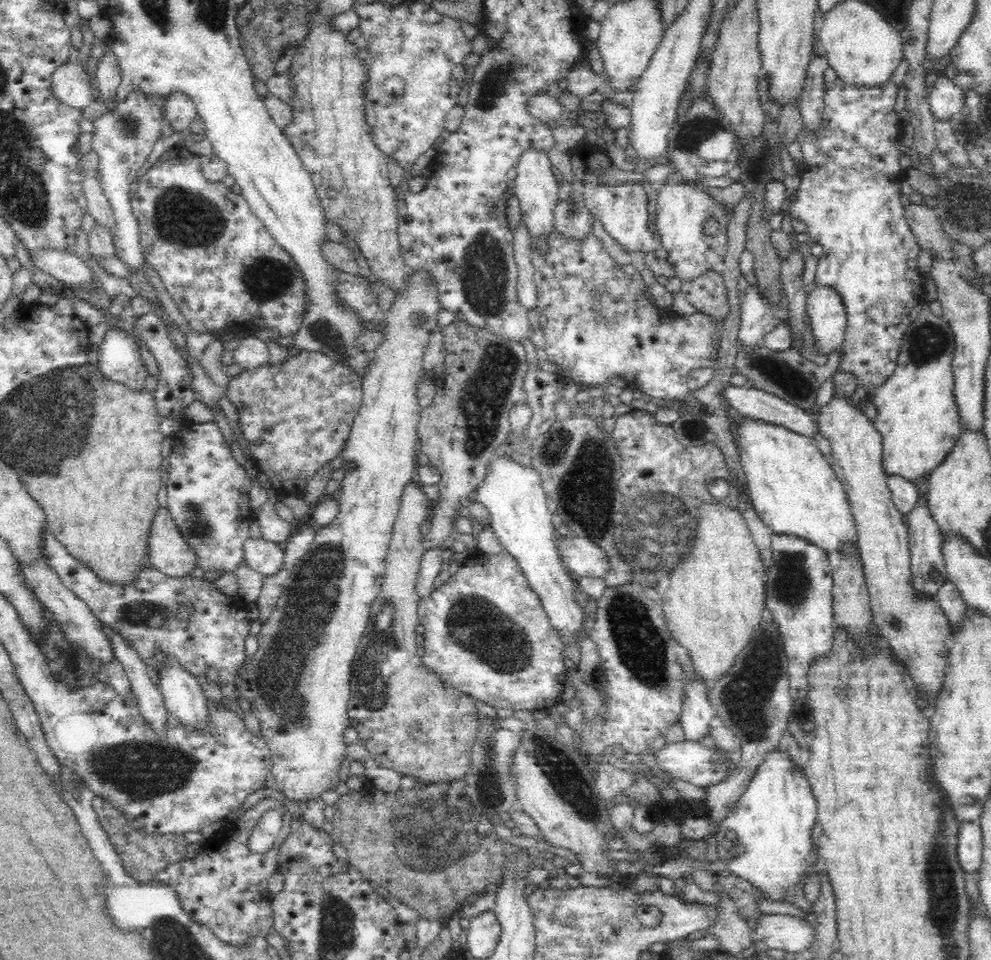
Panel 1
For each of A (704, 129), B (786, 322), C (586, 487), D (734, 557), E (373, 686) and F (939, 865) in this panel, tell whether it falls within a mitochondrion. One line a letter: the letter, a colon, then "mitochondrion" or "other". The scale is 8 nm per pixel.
A: mitochondrion
B: other
C: mitochondrion
D: other
E: mitochondrion
F: mitochondrion

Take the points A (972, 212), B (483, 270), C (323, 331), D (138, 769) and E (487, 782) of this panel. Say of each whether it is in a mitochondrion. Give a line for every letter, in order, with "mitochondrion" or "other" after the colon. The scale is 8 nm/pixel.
A: mitochondrion
B: mitochondrion
C: mitochondrion
D: mitochondrion
E: mitochondrion

